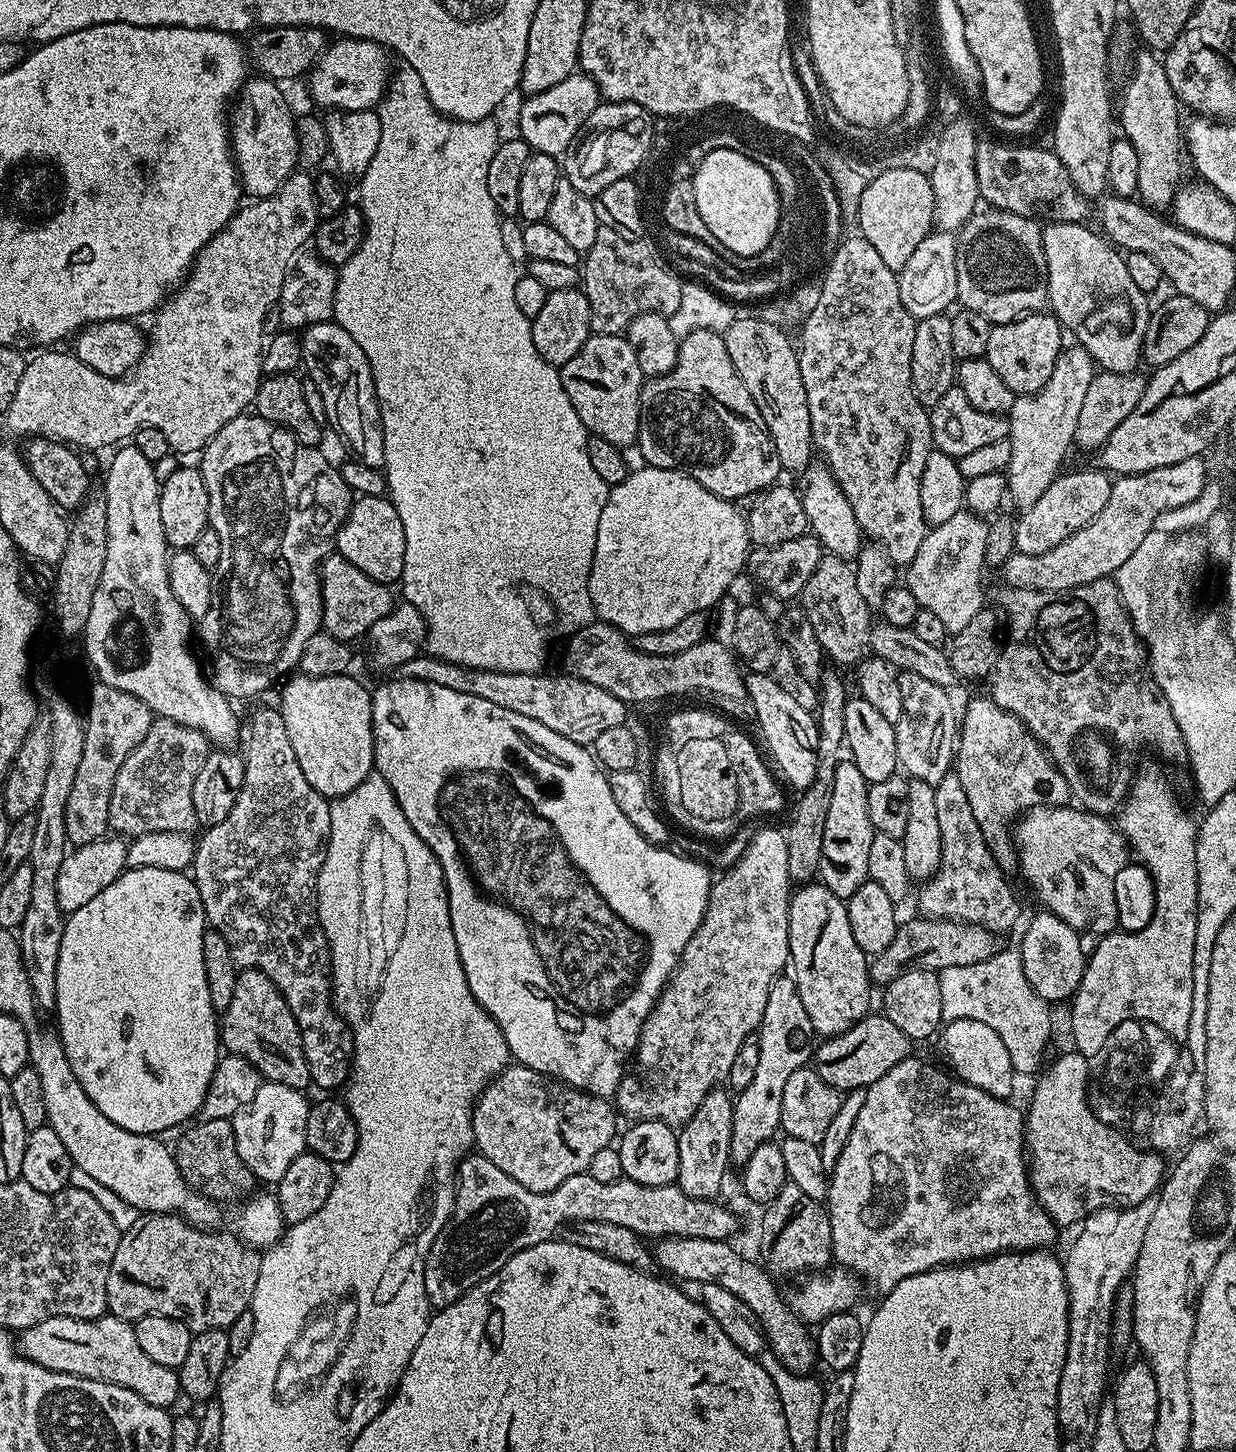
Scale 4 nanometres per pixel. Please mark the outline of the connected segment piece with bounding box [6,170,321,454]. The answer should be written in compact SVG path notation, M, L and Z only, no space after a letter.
M297 170L293 172L292 177L280 187L280 191L275 196L266 196L257 199L255 202L248 202L252 204L245 203L233 216L232 221L199 252L196 256L196 263L192 265L192 271L187 279L156 309L154 313L156 321L152 324L152 336L156 341L153 344L151 341L145 347L143 358L137 362L135 368L127 376L117 378L98 374L98 370L90 370L90 366L86 366L68 350L64 350L64 352L56 352L60 350L37 351L40 353L33 360L31 357L25 363L22 370L22 382L18 382L18 390L14 393L14 402L10 402L8 407L6 419L8 419L9 430L16 436L24 436L23 438L48 437L51 440L59 440L76 450L100 450L98 448L104 448L107 444L116 446L127 441L124 440L127 436L128 439L135 437L136 432L143 424L149 424L150 426L158 426L158 430L162 430L162 434L166 434L173 453L199 453L203 450L212 441L214 434L218 434L218 430L222 426L226 426L226 422L230 422L235 416L241 415L247 409L244 407L247 404L249 407L255 401L262 379L260 357L264 355L266 343L266 329L264 326L266 310L277 307L284 280L288 276L294 261L301 255L302 249L300 247L307 240L309 243L316 235L316 225L321 219L320 212L316 209L316 181L311 175L308 177L303 171Z

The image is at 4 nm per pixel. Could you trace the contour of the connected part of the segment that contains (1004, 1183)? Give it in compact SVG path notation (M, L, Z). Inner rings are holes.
M909 1058L898 1062L898 1066L894 1066L887 1074L882 1074L882 1078L878 1078L878 1082L874 1082L868 1087L866 1090L866 1102L862 1106L861 1112L858 1114L858 1119L854 1121L854 1130L850 1130L850 1138L846 1138L846 1146L842 1146L842 1154L838 1158L838 1162L835 1166L830 1169L830 1179L827 1181L826 1207L828 1210L828 1217L830 1218L830 1226L832 1227L833 1261L835 1261L839 1267L846 1268L848 1271L856 1273L857 1277L859 1277L867 1287L869 1284L874 1291L880 1292L879 1294L887 1294L890 1290L894 1290L894 1286L898 1286L898 1282L902 1282L902 1278L929 1272L935 1268L942 1268L953 1264L963 1264L974 1260L986 1260L998 1256L1002 1252L1035 1252L1037 1250L1051 1249L1053 1247L1051 1244L1055 1242L1056 1232L1058 1232L1058 1225L1048 1217L1046 1209L1036 1202L1036 1194L1032 1190L1029 1180L1030 1172L1026 1167L1026 1152L1022 1147L1024 1144L1024 1125L1026 1120L1022 1115L1021 1109L1019 1112L1014 1105L1008 1104L1012 1102L1009 1102L1007 1099L999 1100L990 1094L986 1094L986 1090L978 1090L978 1086L970 1086L967 1082L959 1080L951 1071L945 1070L943 1067L940 1067L941 1069L935 1068L934 1065L927 1064L924 1060L916 1059L917 1058Z

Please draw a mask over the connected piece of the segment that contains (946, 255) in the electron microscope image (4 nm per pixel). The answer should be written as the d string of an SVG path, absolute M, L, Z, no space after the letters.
M933 230L926 238L922 238L922 242L918 242L918 247L914 249L914 254L910 254L906 266L898 270L898 294L902 298L902 306L906 306L906 310L917 320L930 318L934 314L945 314L949 311L948 307L951 304L957 303L956 236L953 233Z

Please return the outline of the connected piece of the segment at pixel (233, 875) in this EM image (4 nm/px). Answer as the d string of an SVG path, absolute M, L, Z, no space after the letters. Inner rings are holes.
M279 707L260 708L252 716L252 729L247 729L248 749L243 749L244 757L244 785L238 794L238 802L234 802L234 810L218 822L218 826L207 829L204 837L196 844L196 858L190 865L191 875L196 881L196 889L204 903L204 914L207 923L215 931L226 938L230 946L230 954L234 958L237 969L257 968L262 974L270 978L278 986L278 990L286 998L294 1018L298 1022L298 1030L302 1034L302 1050L306 1054L306 1062L310 1066L312 1084L320 1088L336 1088L347 1081L352 1066L352 1032L348 1023L340 1017L336 1011L336 1005L332 998L332 982L330 979L330 957L328 954L328 939L324 937L324 931L318 918L316 909L316 875L322 870L322 862L326 858L328 839L330 838L330 800L329 797L318 794L310 782L306 782L306 774L302 774L302 766L298 766L298 758L294 754L294 746L290 746L290 734L286 734L286 722L282 722L282 714Z

